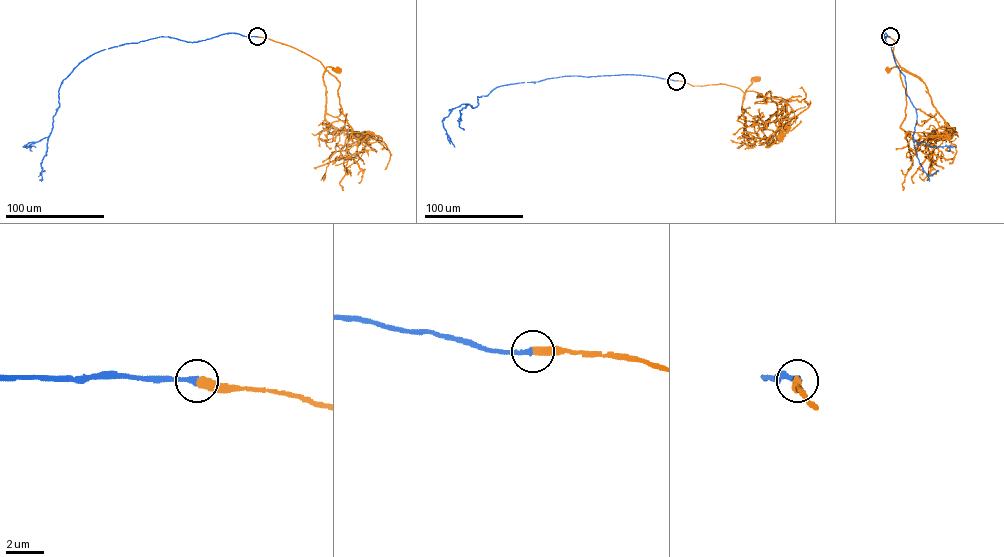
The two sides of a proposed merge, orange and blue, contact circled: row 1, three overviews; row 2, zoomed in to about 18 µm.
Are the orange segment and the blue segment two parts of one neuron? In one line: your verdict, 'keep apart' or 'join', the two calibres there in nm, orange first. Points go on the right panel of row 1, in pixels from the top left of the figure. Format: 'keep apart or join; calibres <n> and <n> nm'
join; calibres 440 and 300 nm

